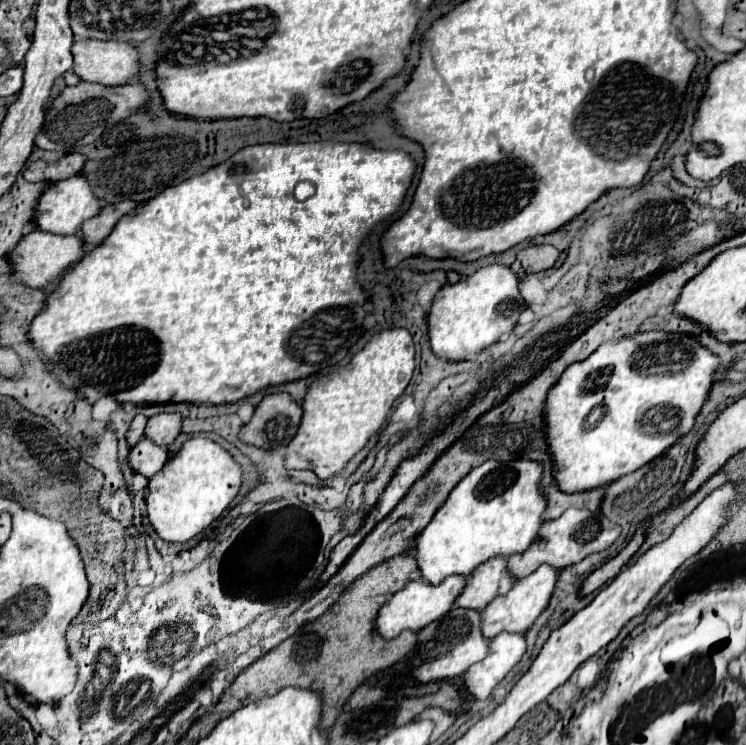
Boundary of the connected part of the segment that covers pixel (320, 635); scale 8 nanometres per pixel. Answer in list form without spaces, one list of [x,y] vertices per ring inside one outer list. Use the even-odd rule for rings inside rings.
[[[403,553],[395,559],[387,559],[387,563],[379,563],[379,567],[361,575],[327,613],[311,623],[305,623],[293,637],[285,639],[281,645],[239,673],[239,677],[225,689],[221,699],[251,699],[253,703],[265,695],[281,691],[283,687],[317,689],[323,693],[321,727],[329,729],[335,725],[335,719],[339,717],[345,701],[367,677],[379,669],[395,665],[415,649],[417,633],[405,631],[397,639],[389,641],[383,639],[375,629],[379,609],[411,581],[415,571],[417,561],[411,553]]]

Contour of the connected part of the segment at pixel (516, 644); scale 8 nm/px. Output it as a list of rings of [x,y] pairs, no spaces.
[[[499,633],[489,643],[489,655],[475,663],[465,675],[465,687],[477,699],[487,699],[493,687],[521,661],[527,651],[523,633]]]

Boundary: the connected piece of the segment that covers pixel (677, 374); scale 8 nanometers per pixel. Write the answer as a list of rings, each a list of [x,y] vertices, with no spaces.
[[[649,331],[603,343],[585,361],[573,363],[547,395],[545,421],[547,443],[555,461],[555,479],[567,493],[579,493],[609,485],[633,473],[667,451],[679,437],[687,435],[707,401],[719,357],[687,333]]]

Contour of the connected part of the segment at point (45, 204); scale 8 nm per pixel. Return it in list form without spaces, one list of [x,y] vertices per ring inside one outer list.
[[[75,175],[71,179],[53,183],[53,187],[45,189],[45,193],[41,195],[37,205],[39,207],[35,213],[35,221],[37,221],[39,229],[57,233],[57,235],[77,235],[83,221],[99,215],[99,211],[103,209],[103,203],[99,201],[97,195],[93,195],[91,187],[87,187],[87,179],[83,179],[83,175]]]

